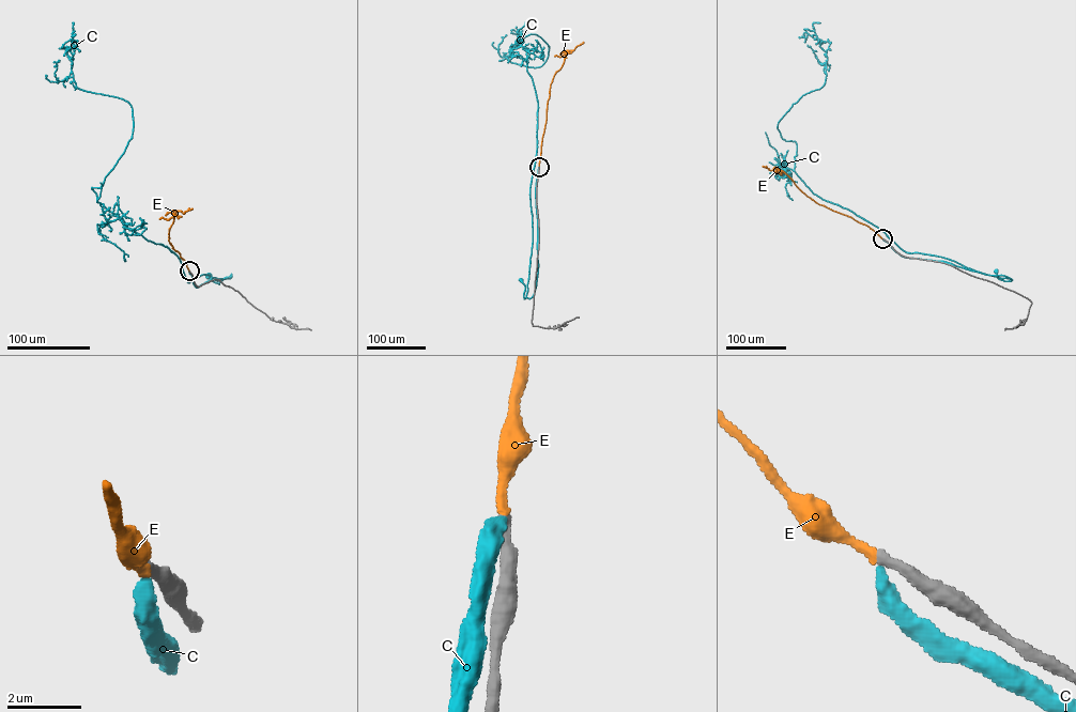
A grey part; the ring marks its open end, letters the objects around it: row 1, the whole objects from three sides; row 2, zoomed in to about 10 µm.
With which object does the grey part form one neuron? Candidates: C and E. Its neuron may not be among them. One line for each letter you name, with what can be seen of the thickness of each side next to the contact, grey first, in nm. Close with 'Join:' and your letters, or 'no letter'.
E: 280 nm thick on the grey side, 240 nm on the other
Join: E

